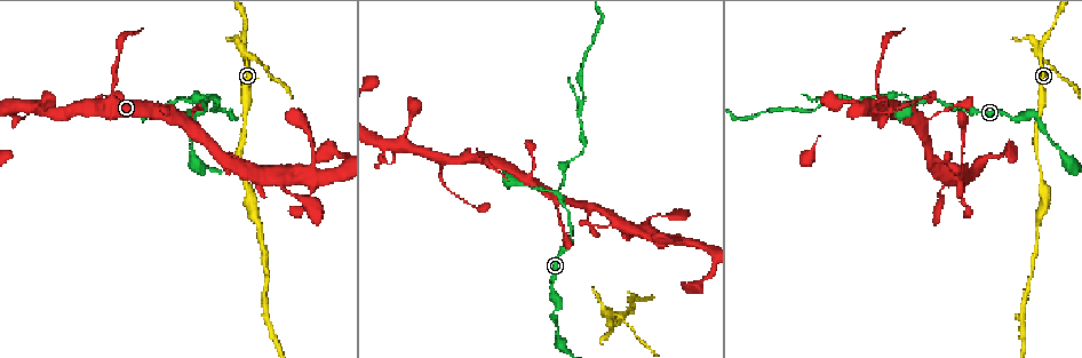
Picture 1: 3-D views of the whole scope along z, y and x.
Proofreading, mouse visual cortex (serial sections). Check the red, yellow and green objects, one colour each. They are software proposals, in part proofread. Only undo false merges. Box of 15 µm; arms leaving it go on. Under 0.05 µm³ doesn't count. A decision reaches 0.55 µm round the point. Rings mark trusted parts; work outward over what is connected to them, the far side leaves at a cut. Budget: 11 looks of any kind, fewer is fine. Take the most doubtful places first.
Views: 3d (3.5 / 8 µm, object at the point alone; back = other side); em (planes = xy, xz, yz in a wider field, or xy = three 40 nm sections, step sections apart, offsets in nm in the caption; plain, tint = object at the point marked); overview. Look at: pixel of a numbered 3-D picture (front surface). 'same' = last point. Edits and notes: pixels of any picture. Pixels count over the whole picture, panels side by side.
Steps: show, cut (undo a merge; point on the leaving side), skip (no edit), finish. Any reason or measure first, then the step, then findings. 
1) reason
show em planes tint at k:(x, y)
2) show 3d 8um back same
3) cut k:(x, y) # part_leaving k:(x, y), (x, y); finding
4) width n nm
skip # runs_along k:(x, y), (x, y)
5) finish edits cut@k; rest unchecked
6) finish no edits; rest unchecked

a fork
show em xy step 3 tint at 1:(1041, 48)

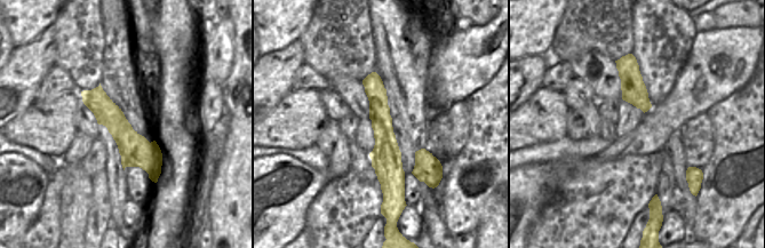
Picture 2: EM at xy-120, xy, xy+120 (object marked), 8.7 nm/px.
show 3d 3.5um same

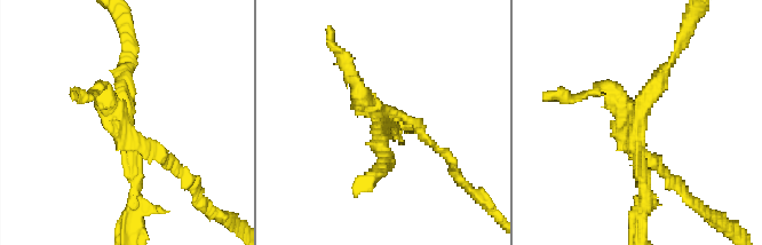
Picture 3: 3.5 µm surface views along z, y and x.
cut 3:(354, 85) # part_leaving 3:(378, 108), (359, 96), (328, 38); a second cell is stuck on

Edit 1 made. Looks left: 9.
show overview

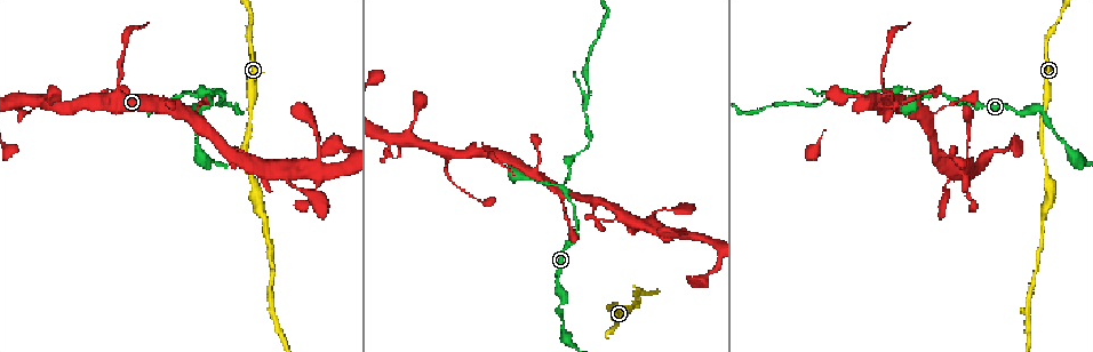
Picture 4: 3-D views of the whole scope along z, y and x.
show 3d 3.5um at 4:(448, 152)

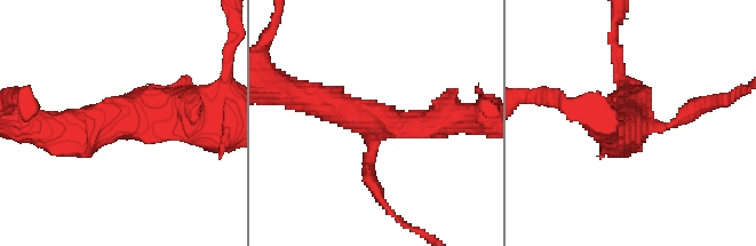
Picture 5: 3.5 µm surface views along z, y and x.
arms 3; arm_widths 200, 400, 450 nm
show em xy step 5 tint at 5:(119, 123)

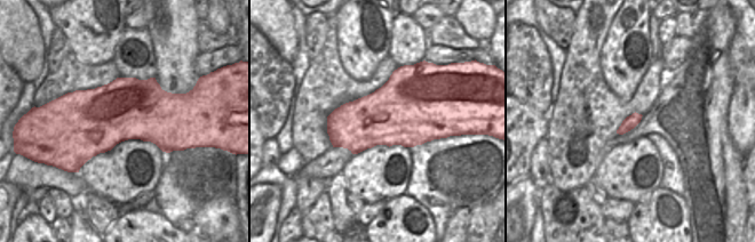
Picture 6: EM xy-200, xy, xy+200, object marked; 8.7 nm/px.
skip # all the same cell

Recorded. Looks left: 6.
show em planes tint at 4:(881, 84)

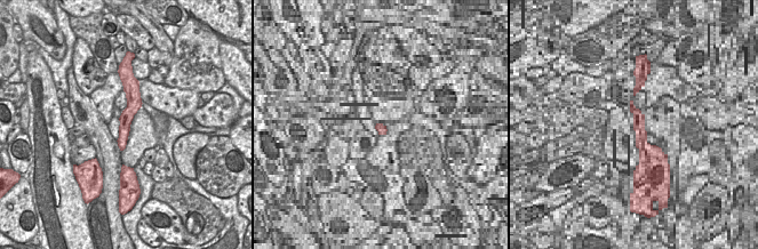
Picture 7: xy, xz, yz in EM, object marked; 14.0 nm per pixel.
show 3d 3.5um same

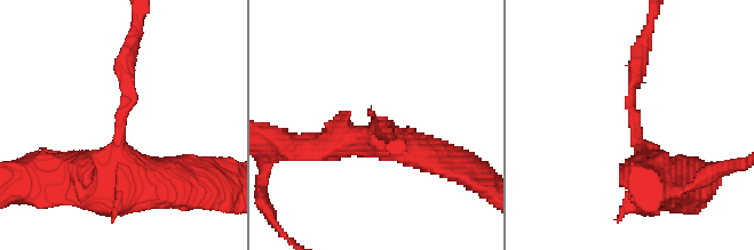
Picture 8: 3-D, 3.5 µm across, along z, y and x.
cut 8:(129, 97) # border 7:(127, 137), (118, 142); two cells meet here

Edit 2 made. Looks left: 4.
redraw
show overview

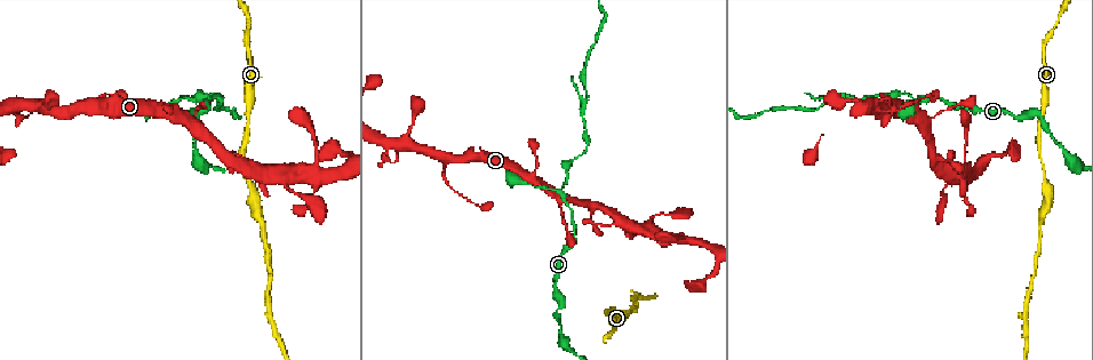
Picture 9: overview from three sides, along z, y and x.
three arms meet
show 3d 3.5um at 9:(192, 101)

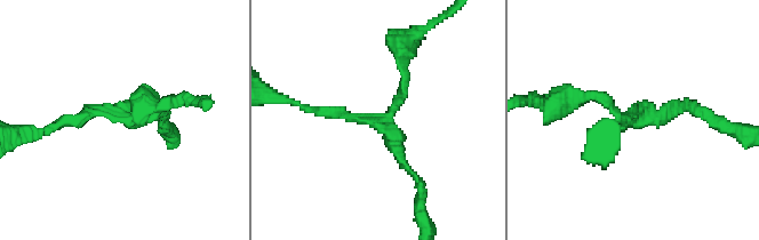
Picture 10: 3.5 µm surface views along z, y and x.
arms 3; arm_widths 100, 150, 150 nm
show em planes tint at 10:(388, 129)

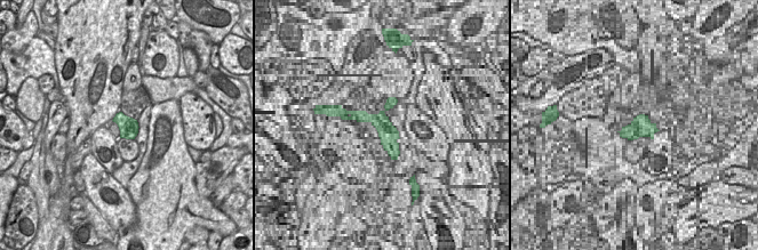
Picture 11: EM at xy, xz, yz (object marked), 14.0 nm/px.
skip # runs_along 10:(420, 190), (389, 129), (402, 64); continuous, no second cell

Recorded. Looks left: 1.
finish edits cut@3, cut@8; rest unchecked

